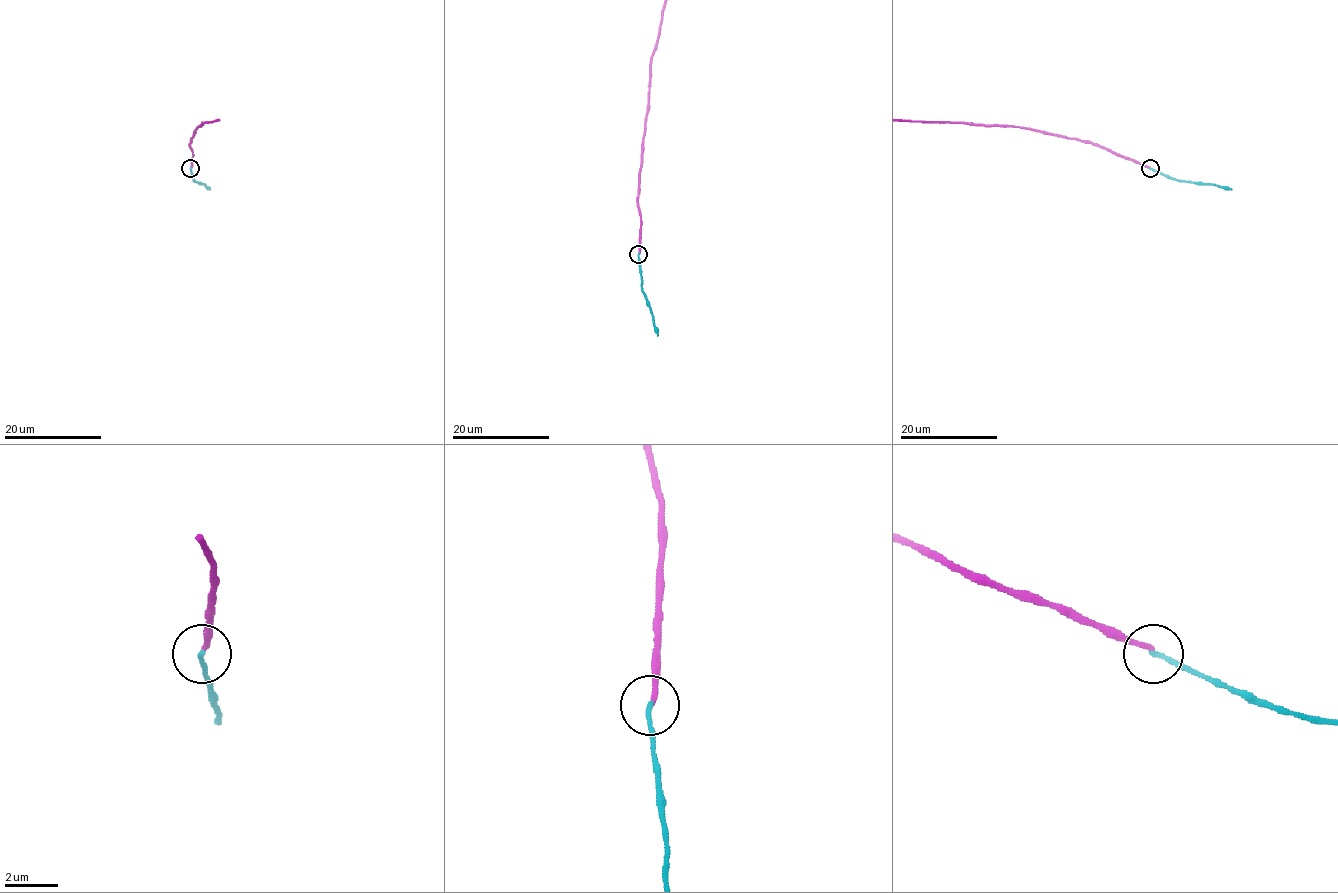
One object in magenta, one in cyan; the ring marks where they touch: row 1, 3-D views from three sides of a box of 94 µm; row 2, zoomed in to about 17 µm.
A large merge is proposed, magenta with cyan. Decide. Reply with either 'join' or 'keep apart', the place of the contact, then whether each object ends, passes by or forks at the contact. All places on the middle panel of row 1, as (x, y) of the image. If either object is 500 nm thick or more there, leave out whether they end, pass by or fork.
keep apart; place (638, 254); magenta ends; cyan ends

